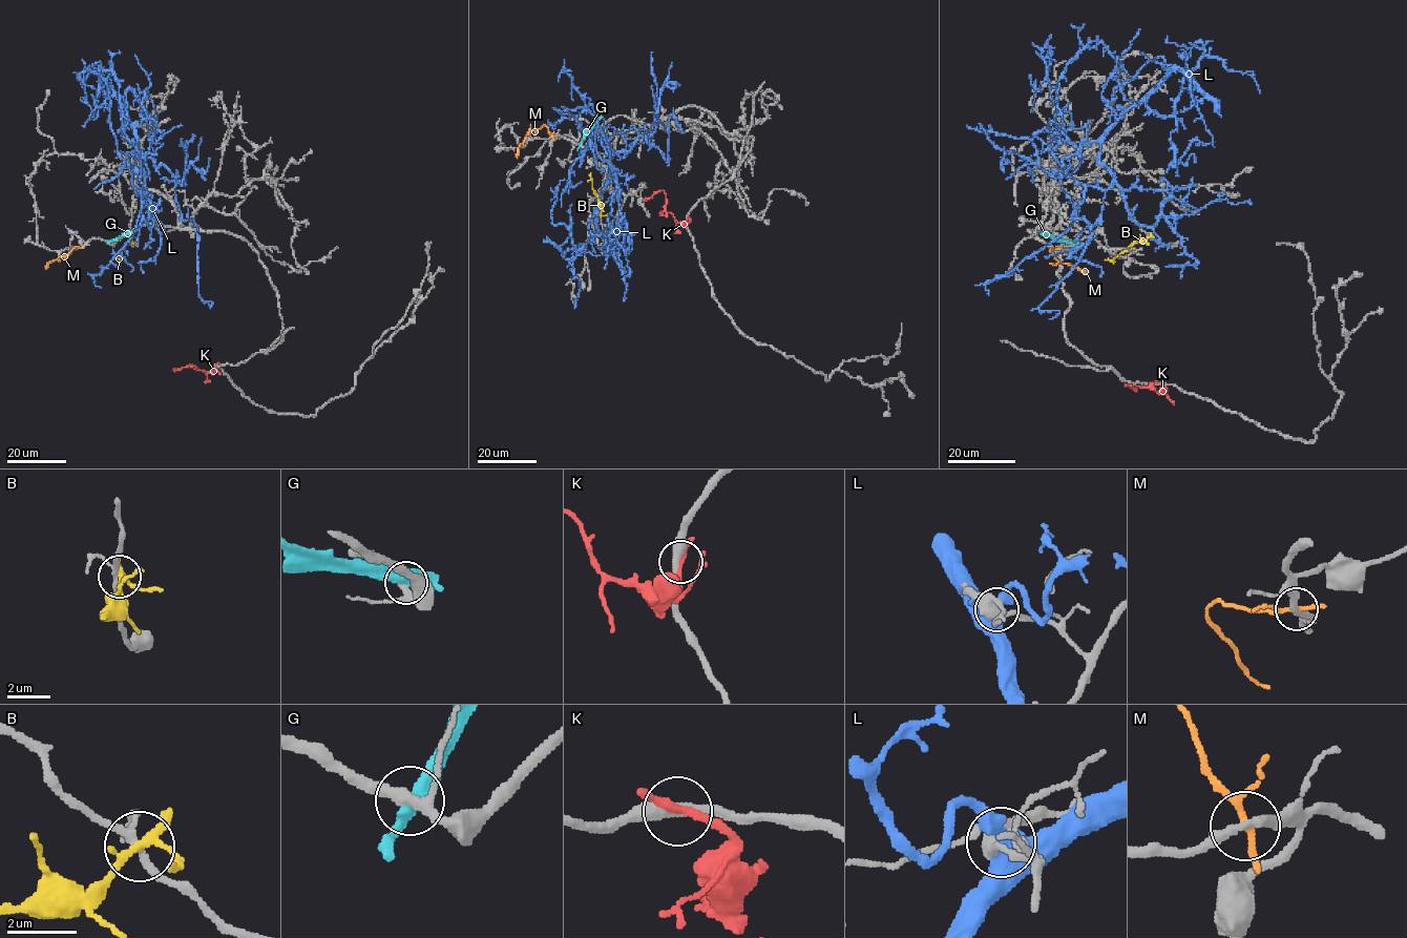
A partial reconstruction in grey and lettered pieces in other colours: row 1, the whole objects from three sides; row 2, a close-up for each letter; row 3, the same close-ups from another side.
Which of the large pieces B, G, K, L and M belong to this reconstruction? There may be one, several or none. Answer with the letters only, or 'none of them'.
none of them

